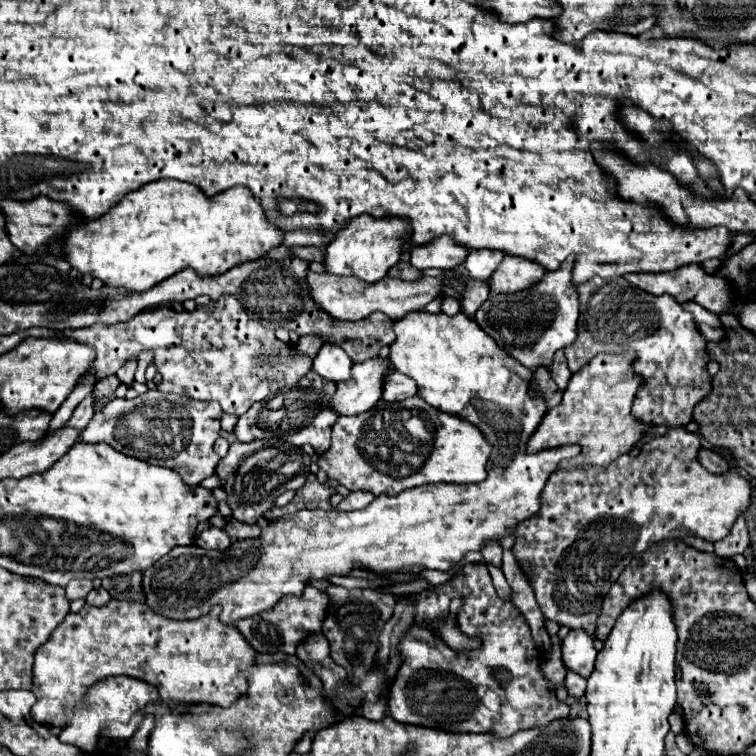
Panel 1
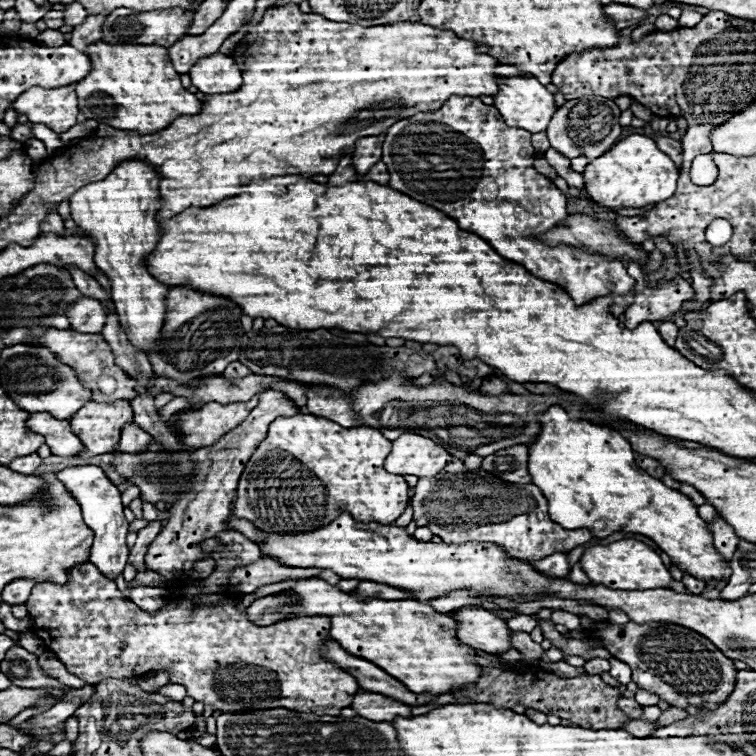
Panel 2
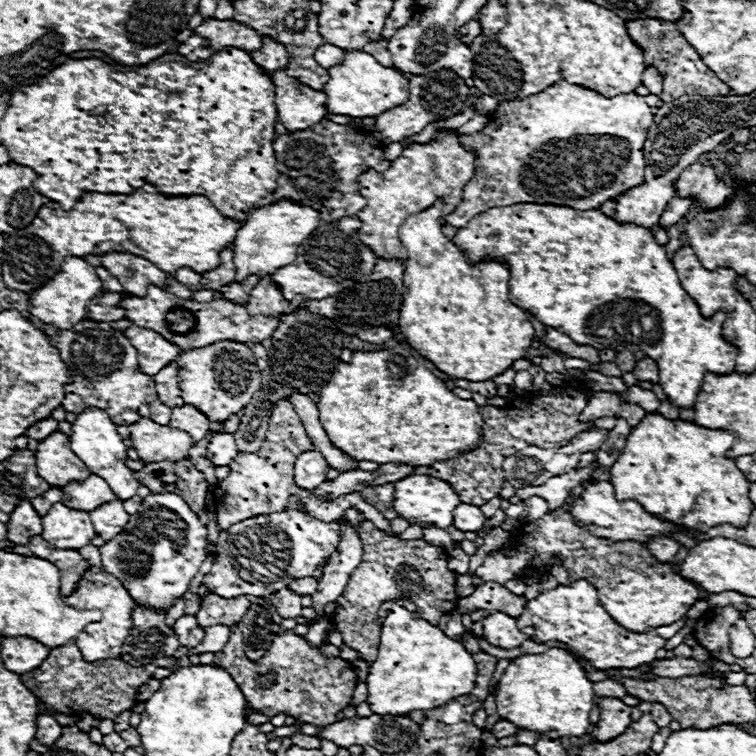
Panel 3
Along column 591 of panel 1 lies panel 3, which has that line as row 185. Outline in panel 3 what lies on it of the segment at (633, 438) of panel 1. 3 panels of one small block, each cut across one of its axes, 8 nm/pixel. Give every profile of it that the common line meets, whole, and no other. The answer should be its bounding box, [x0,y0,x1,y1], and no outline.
[358,130,476,260]

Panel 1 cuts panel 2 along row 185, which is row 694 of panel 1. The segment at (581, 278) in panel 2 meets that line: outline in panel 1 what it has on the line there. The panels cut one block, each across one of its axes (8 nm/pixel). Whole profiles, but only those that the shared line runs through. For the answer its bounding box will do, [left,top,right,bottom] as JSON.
[388,562,568,738]

